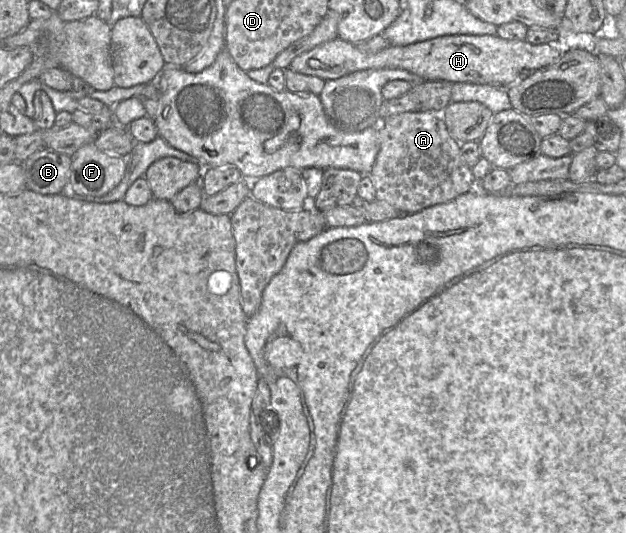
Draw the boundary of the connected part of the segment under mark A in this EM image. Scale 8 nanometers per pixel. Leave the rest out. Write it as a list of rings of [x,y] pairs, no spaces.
[[[403,112],[378,123],[379,151],[369,173],[376,200],[385,201],[402,214],[449,202],[475,189],[472,169],[462,158],[460,146],[449,134],[442,112]]]

